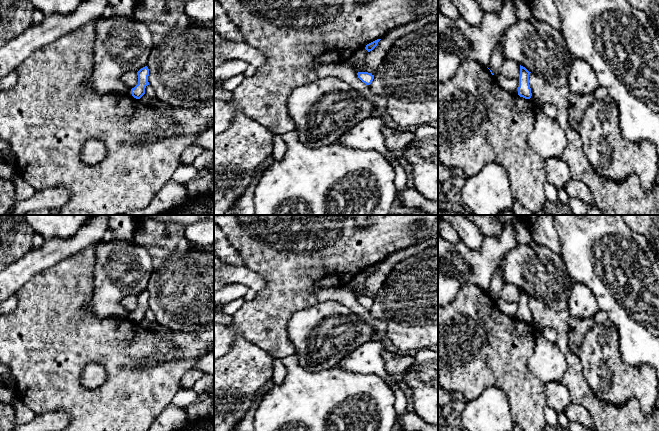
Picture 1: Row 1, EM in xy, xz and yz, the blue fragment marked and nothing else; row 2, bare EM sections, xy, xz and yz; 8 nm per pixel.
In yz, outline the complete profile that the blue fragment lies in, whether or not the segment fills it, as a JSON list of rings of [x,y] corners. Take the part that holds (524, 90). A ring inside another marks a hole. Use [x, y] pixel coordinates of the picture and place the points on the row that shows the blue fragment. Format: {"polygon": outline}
{"polygon": [[[520,65],[518,95],[525,99],[530,99],[532,96],[531,88],[529,85],[530,73],[531,72],[529,72],[525,67]]]}

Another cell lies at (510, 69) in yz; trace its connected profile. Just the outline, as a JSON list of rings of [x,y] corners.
[[[505,60],[501,66],[500,74],[506,78],[519,79],[520,65],[513,60]]]

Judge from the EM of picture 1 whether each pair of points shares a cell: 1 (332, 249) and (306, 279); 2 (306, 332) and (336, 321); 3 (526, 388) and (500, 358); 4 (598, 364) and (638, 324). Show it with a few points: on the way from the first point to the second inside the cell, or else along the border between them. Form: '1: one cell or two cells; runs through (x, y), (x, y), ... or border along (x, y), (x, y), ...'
1: one cell; runs through (325, 256), (309, 272)
2: one cell; runs through (313, 332), (325, 332), (329, 328)
3: one cell; runs through (519, 381), (504, 365)
4: two cells; border along (610, 321), (617, 330), (620, 357), (628, 365)

